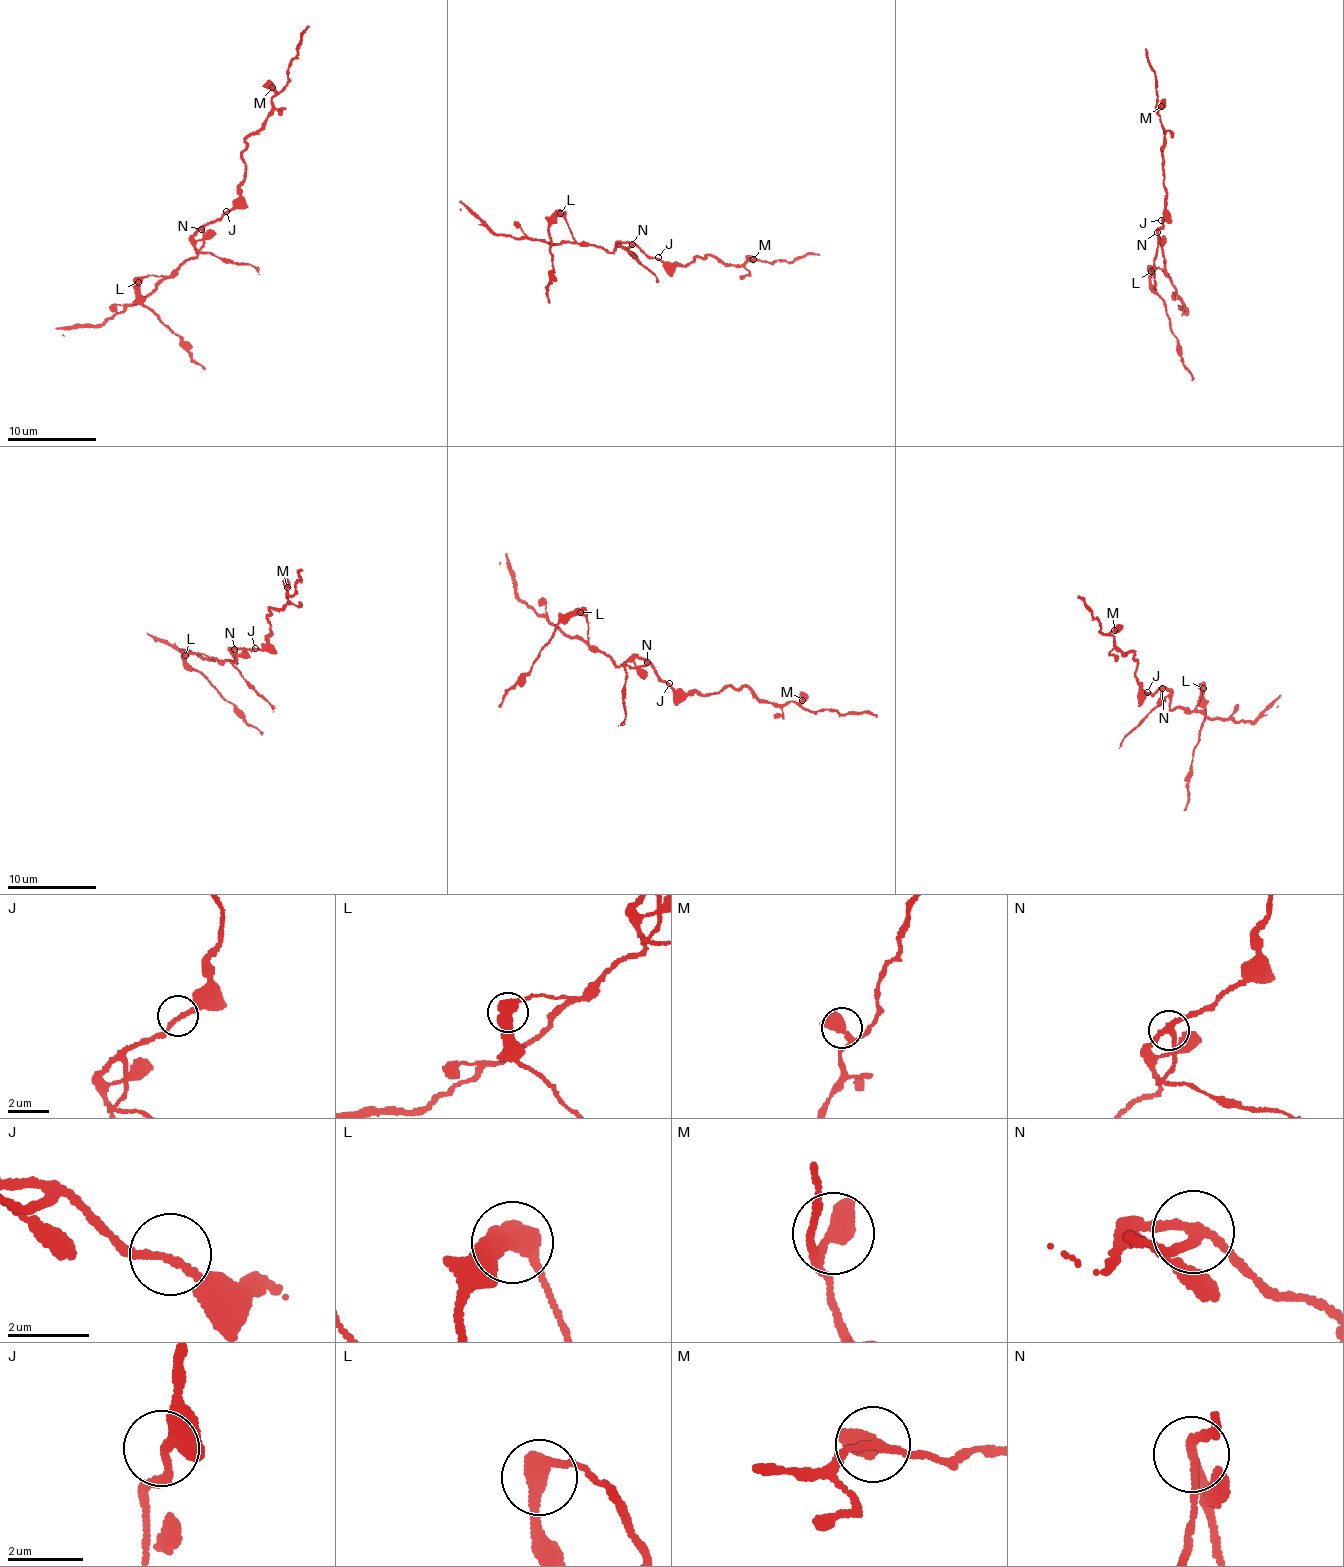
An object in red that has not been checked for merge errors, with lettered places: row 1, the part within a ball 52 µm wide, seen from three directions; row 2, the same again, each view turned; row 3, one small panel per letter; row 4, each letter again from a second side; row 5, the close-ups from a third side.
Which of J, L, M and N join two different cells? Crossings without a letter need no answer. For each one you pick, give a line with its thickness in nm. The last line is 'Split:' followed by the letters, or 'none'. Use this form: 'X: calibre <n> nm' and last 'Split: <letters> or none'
L: calibre 480 nm
N: calibre 190 nm
Split: L, N

